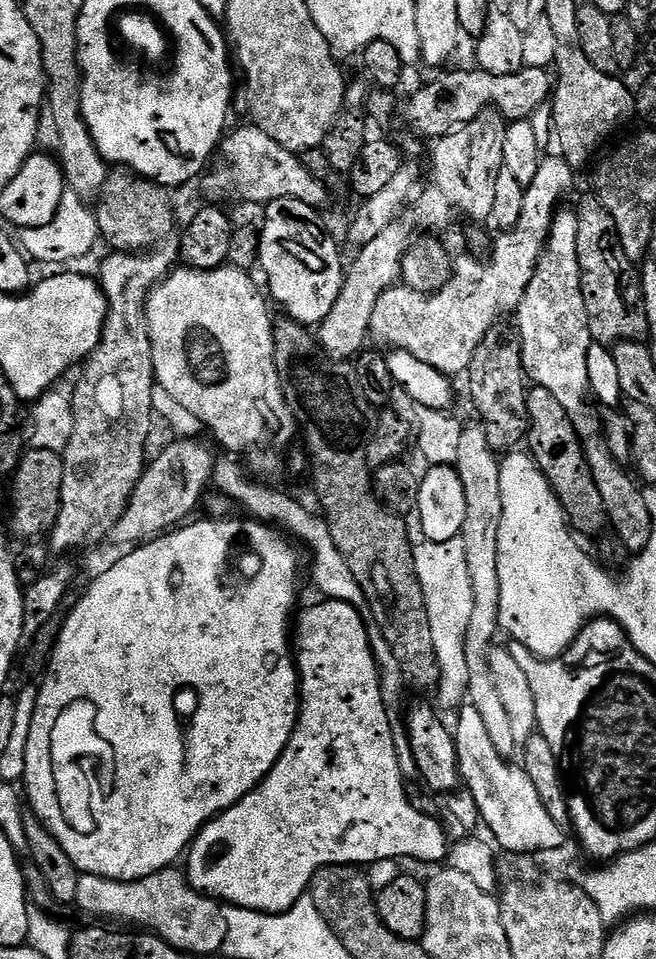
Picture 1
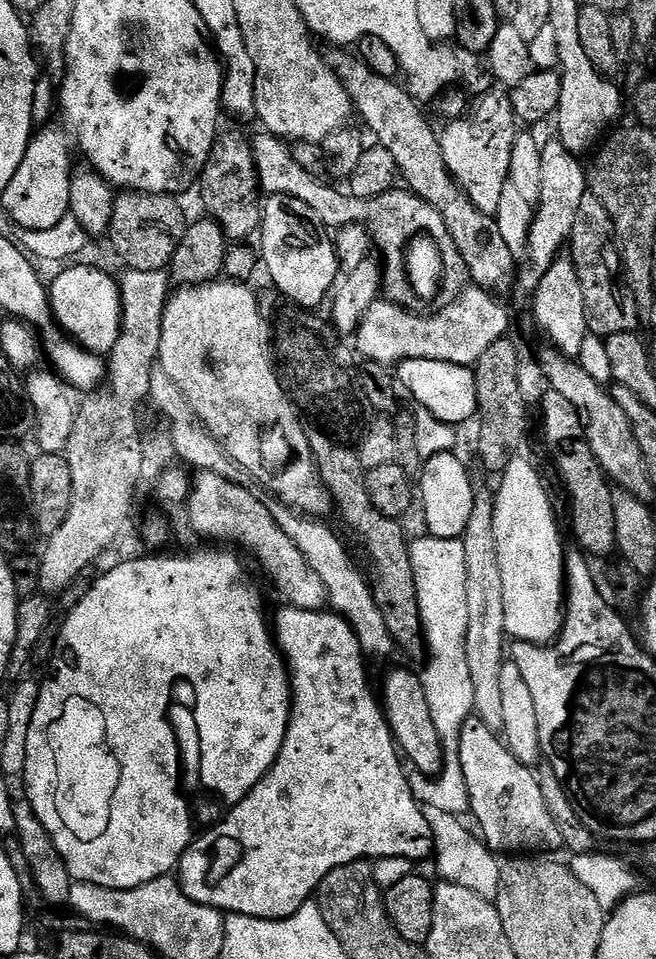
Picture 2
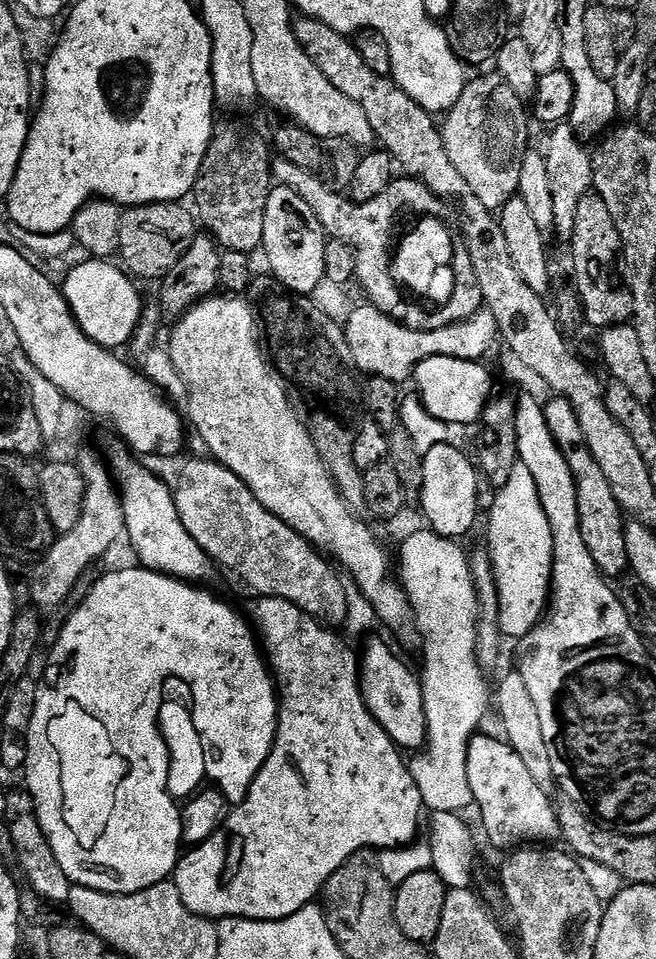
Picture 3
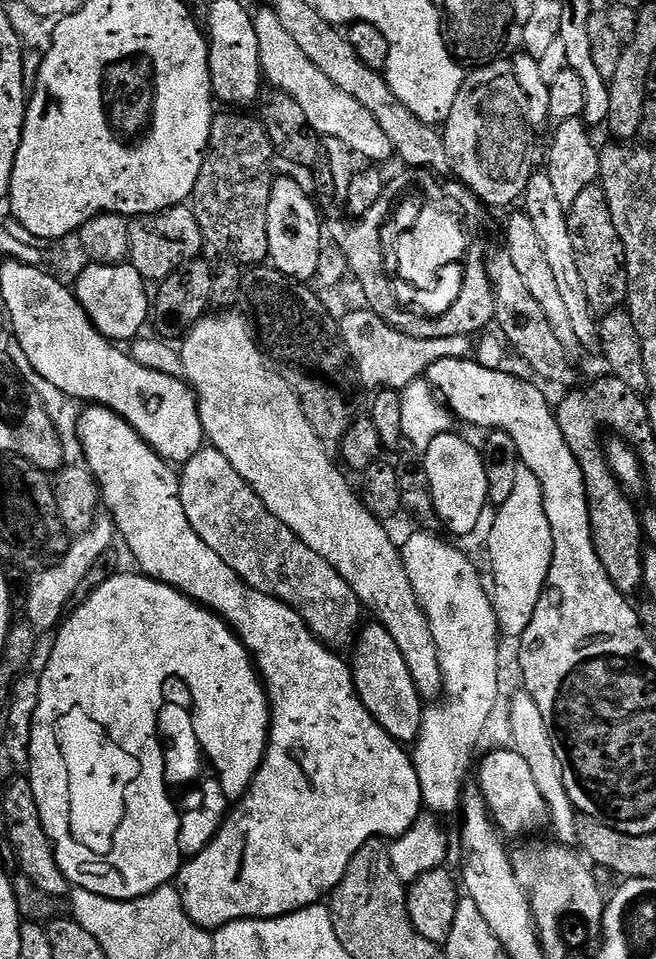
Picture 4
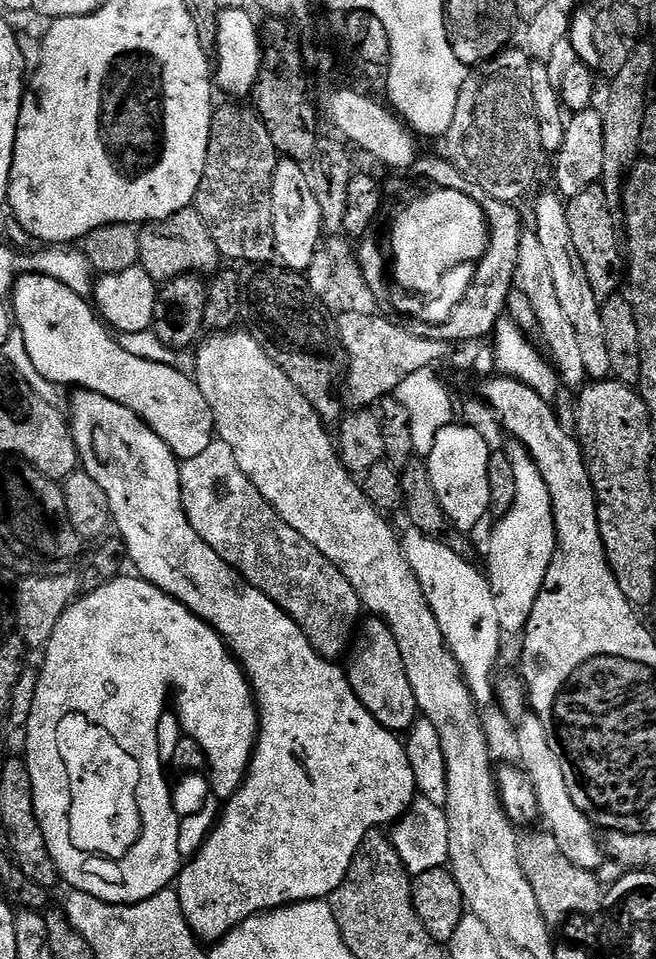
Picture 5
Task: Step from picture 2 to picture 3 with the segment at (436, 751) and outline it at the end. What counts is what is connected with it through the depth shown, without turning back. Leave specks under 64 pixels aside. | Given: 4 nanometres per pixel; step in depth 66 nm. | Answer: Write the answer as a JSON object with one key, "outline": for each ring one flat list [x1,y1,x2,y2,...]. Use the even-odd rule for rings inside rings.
{"outline":[[372,640,369,642,368,645,364,648,364,656,363,652,362,655,359,657,360,661,360,689,364,694,364,701,366,702,366,706,370,710,370,714,372,717,378,722,378,726,382,726,382,730,386,730,386,734,388,737,395,742,396,747,403,750,405,753,408,754,416,754,421,751,428,743,428,723,426,722,426,706,424,705,424,686,419,675,416,676,414,673,408,669,408,664,406,661,403,660,402,657,399,656,398,653,395,652,394,649,391,648,390,645,387,644,384,640]]}

